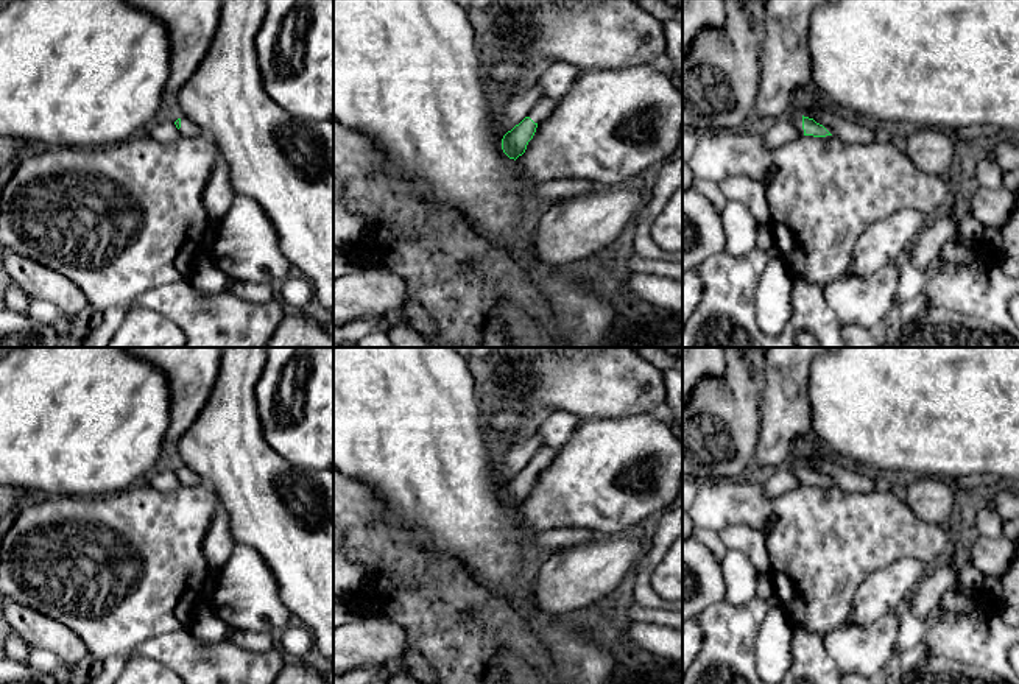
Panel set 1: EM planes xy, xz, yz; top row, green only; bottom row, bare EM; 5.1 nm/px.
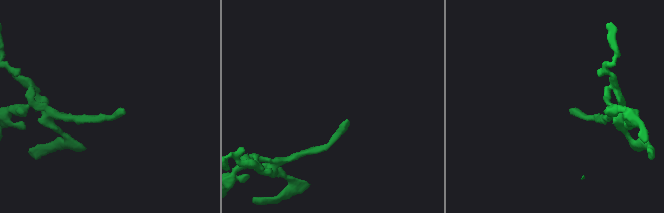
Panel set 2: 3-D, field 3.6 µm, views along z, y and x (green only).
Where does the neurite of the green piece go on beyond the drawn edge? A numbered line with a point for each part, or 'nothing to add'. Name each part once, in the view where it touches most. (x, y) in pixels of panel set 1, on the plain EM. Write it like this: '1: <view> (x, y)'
1: yz (796, 469)

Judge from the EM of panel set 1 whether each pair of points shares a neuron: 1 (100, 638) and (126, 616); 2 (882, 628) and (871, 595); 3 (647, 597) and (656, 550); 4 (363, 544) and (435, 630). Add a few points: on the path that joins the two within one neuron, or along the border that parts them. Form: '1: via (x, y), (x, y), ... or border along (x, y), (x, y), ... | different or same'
1: via (106, 631), (120, 617) | same
2: border along (892, 611), (863, 627), (853, 625) | different
3: via (644, 586), (644, 567), (648, 561) | same
4: via (390, 553), (429, 591), (430, 603) | same

